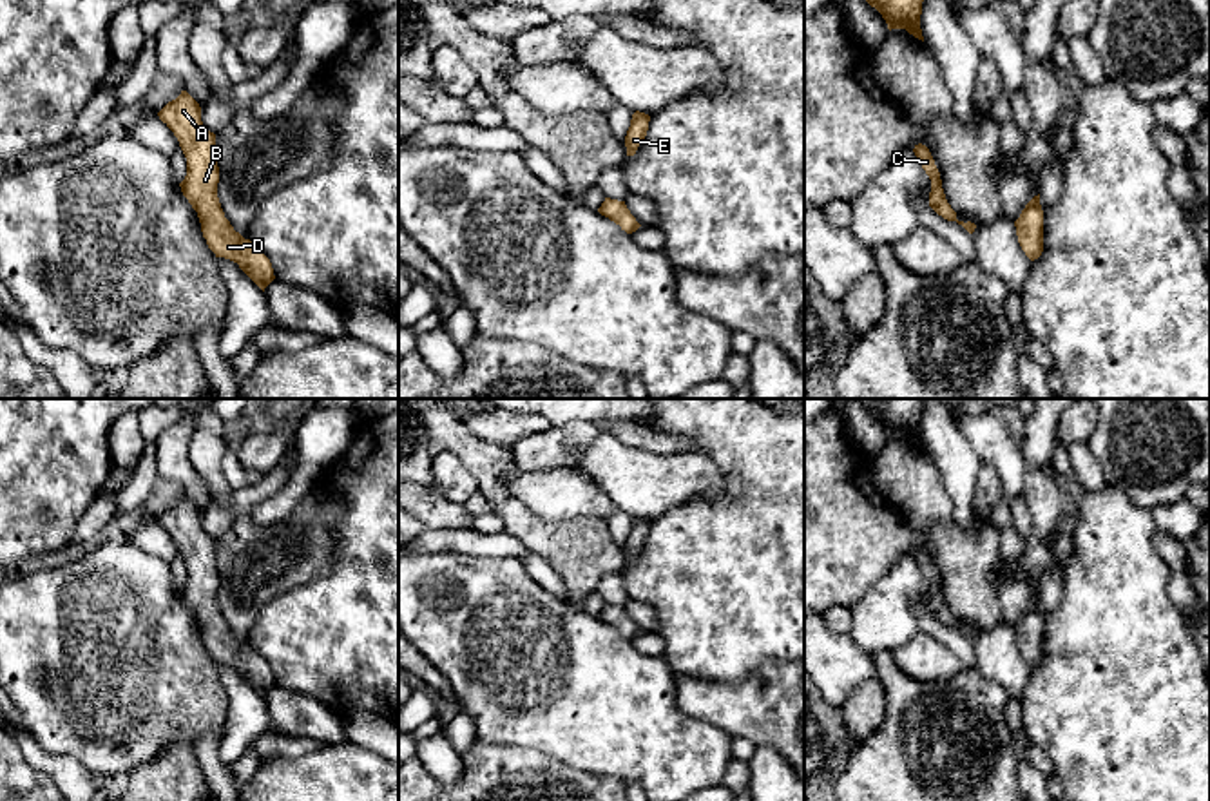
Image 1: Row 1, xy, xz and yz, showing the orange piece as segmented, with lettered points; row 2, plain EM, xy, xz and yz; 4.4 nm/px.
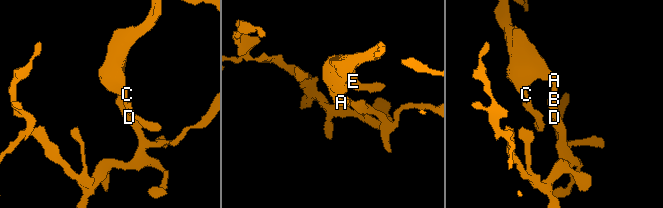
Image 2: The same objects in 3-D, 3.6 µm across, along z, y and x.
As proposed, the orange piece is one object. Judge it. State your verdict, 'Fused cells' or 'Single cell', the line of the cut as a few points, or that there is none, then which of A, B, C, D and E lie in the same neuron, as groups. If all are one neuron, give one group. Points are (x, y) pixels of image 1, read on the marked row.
Single cell. No split. Groups: A B C D E

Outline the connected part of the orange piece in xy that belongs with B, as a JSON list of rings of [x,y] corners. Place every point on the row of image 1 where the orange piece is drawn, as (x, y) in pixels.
[[[181,91],[158,116],[174,132],[187,158],[187,176],[179,187],[197,212],[208,248],[216,257],[237,263],[264,292],[275,279],[272,263],[250,239],[235,232],[225,217],[217,198],[216,134],[203,125],[199,103],[187,91]]]

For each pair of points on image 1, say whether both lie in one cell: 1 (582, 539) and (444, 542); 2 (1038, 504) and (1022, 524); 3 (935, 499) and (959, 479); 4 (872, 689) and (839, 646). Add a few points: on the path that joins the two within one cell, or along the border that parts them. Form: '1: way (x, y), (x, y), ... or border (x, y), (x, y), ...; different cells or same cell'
1: border (504, 530), (531, 551); different cells
2: border (1022, 497), (1031, 517), (1031, 531), (1026, 539); different cells
3: border (926, 452), (953, 504), (955, 521); different cells
4: border (875, 675), (839, 709); different cells

